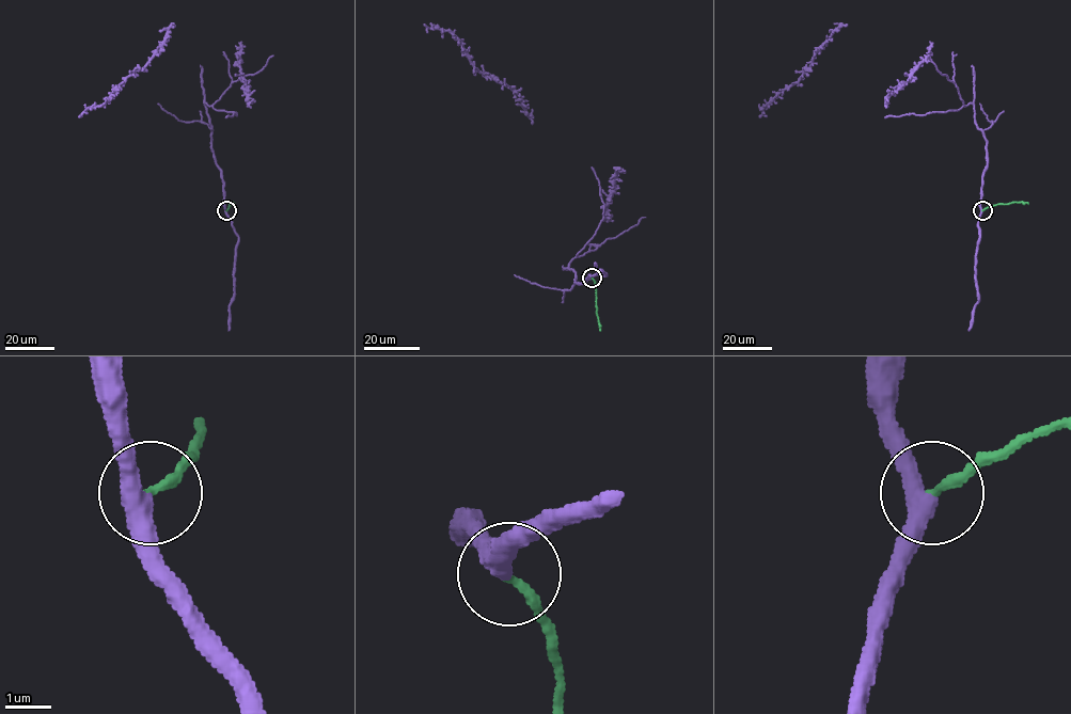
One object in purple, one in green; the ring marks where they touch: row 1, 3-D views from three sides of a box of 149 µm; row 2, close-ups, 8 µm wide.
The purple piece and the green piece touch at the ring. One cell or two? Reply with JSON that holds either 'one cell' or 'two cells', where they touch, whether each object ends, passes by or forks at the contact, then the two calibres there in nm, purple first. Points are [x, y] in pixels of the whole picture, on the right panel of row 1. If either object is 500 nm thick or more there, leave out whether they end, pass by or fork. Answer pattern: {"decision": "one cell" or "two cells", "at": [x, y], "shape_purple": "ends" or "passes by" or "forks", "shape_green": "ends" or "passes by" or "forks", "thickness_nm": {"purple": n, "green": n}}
{"decision": "one cell", "at": [982, 210], "shape_purple": "passes by", "shape_green": "ends", "thickness_nm": {"purple": 400, "green": 200}}

